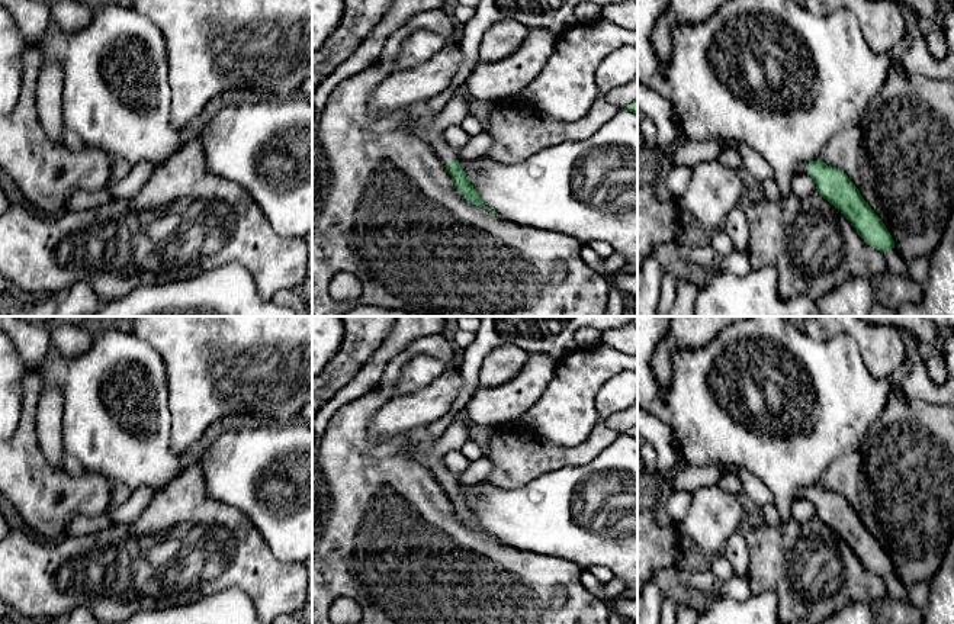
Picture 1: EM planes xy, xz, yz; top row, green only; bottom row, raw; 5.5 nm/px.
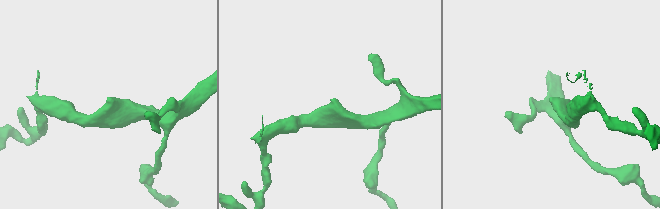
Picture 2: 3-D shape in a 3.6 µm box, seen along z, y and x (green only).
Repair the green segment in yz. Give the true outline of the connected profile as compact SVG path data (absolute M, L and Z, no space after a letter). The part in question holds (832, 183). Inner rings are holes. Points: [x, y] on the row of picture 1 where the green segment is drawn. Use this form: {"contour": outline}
{"contour": "M816 160L799 164L794 173L807 173L816 183L816 192L841 210L867 245L880 253L894 248L886 225L842 170Z"}

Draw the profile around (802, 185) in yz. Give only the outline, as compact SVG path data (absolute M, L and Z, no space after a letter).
M794 173L791 177L791 190L803 199L816 192L816 183L807 173Z

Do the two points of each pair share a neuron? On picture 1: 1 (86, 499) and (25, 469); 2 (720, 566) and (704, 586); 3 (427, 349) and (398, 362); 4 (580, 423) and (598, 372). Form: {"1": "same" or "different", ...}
{"1": "same", "2": "different", "3": "same", "4": "same"}

